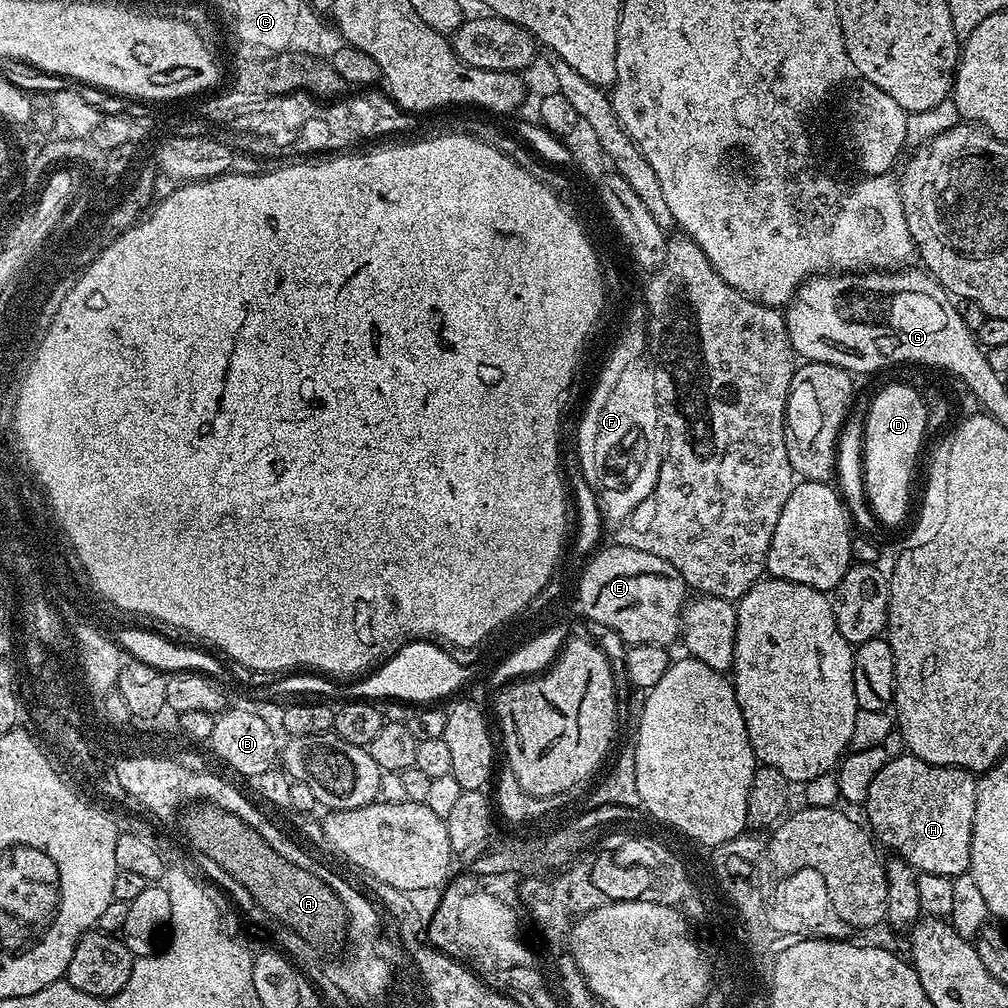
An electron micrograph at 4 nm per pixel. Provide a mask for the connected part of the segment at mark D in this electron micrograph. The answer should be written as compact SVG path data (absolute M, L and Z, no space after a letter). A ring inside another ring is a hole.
M888 384L876 397L871 397L864 421L864 484L868 505L877 521L884 524L900 524L908 516L912 504L912 475L916 472L916 459L924 436L929 435L928 406L923 395L919 396L908 384Z

